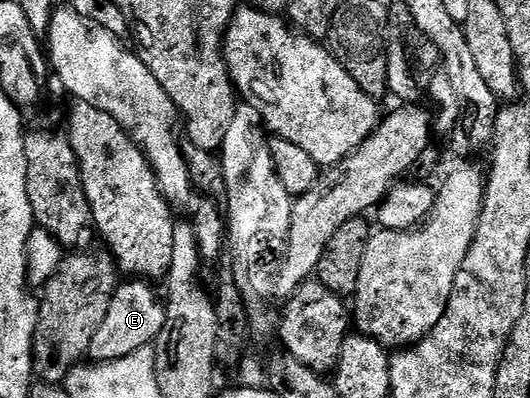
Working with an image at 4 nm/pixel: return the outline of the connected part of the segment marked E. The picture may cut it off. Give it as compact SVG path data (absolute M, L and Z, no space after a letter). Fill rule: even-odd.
M130 278L119 283L108 306L108 314L104 314L104 322L100 322L100 330L92 334L88 353L91 361L105 362L122 359L132 354L134 350L153 345L157 341L160 330L164 330L166 306L163 297L159 293L158 296L154 293L154 288L153 283L141 278Z

